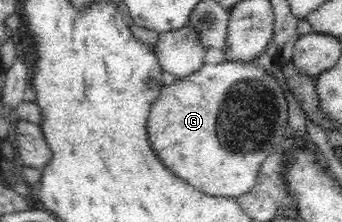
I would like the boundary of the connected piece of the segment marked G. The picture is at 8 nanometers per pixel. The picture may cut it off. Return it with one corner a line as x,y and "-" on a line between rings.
227,59
218,64
203,63
191,74
164,85
150,108
147,126
151,144
169,171
201,192
235,199
257,184
261,164
271,152
283,147
289,130
286,88
277,79
275,71
263,69
256,61

